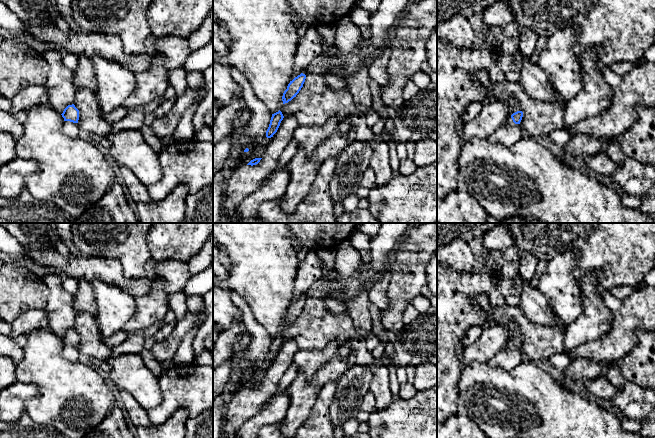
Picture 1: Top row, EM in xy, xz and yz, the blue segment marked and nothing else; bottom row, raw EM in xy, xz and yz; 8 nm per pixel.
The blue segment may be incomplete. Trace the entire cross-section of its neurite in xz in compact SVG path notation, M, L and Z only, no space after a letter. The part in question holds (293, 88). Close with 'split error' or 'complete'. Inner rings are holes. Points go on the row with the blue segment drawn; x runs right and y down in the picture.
M301 73L297 77L295 77L287 86L287 89L284 91L282 96L283 104L291 101L296 95L299 93L303 84L305 82L306 75Z; complete

